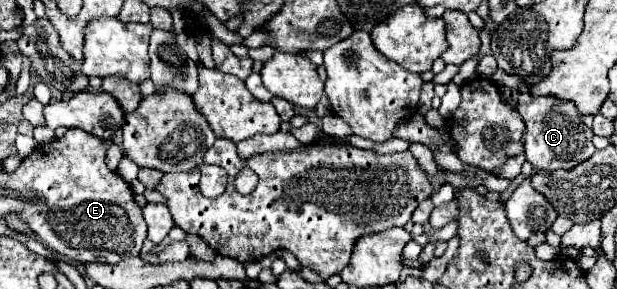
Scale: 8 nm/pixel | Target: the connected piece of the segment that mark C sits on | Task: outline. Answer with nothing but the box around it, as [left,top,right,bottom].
[519,94,595,170]

